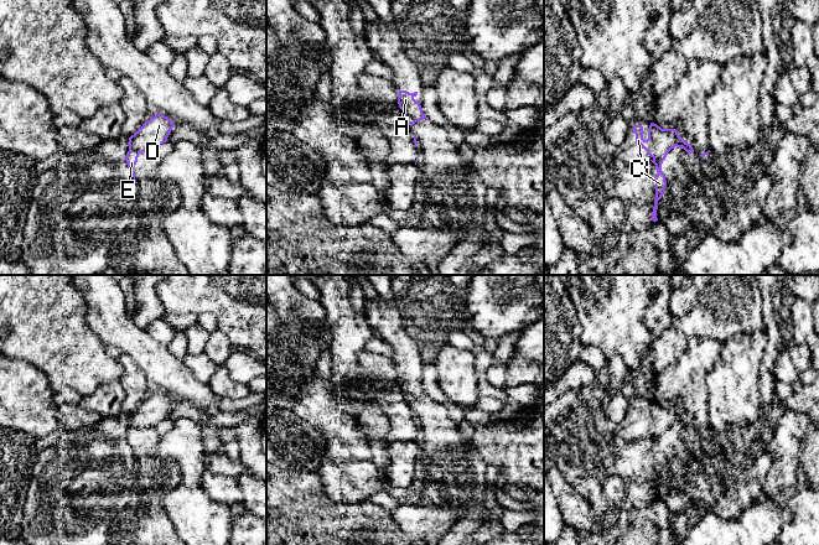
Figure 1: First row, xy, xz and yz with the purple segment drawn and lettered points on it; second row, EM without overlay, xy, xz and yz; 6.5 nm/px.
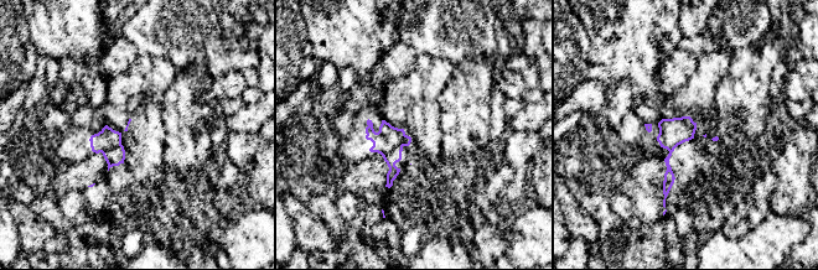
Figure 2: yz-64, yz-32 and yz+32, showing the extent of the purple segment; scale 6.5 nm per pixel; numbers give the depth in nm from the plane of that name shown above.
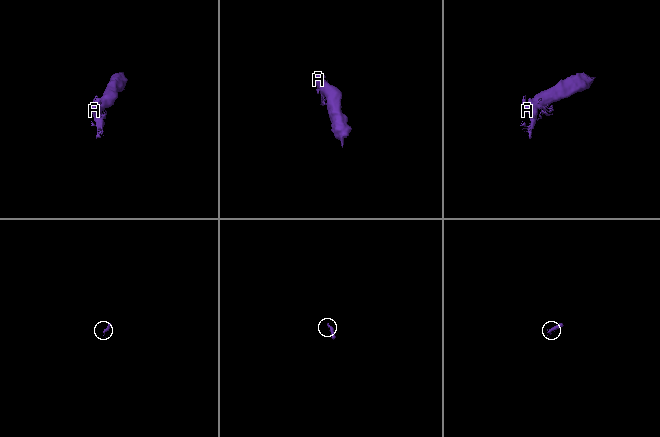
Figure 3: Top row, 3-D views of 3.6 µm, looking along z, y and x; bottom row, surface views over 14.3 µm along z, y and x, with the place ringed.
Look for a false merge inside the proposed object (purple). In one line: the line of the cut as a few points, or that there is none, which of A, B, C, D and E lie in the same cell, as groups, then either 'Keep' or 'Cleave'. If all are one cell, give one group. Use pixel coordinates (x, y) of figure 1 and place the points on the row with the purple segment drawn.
Split along xz (403, 112), (415, 118), (424, 117). Groups: A B D / C E. Cleave

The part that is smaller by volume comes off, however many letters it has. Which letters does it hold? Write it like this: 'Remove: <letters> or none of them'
Remove: C, E

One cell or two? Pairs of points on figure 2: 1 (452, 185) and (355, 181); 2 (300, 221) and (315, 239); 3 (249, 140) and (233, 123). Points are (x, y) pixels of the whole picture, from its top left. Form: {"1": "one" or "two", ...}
{"1": "one", "2": "one", "3": "two"}

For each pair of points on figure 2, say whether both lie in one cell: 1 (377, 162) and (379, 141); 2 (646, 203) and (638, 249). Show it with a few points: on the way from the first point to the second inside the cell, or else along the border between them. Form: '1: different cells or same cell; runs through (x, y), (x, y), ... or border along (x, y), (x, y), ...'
1: different cells; border along (379, 152), (355, 162)
2: different cells; border along (661, 218), (647, 224)

